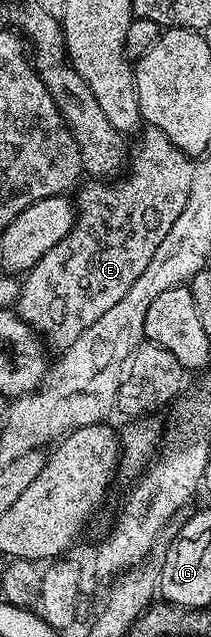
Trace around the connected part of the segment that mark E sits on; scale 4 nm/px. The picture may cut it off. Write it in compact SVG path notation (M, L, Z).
M144 125L138 138L139 143L130 151L125 173L114 183L115 202L99 202L100 183L95 180L84 181L78 187L79 195L73 198L77 213L69 236L65 236L61 244L53 244L53 248L49 248L49 252L45 252L45 256L41 256L41 260L37 260L37 264L33 264L33 268L22 275L18 316L35 329L35 333L52 351L67 350L69 344L73 344L73 340L85 332L85 328L105 316L105 312L109 312L109 308L113 308L113 304L117 304L117 300L121 300L121 296L133 288L137 276L145 272L149 260L153 260L153 252L157 252L169 228L173 228L173 220L181 216L185 200L189 200L195 158L181 152L181 148L177 148L177 144L173 144L173 140L169 140L169 136L165 136L165 132L156 126Z

